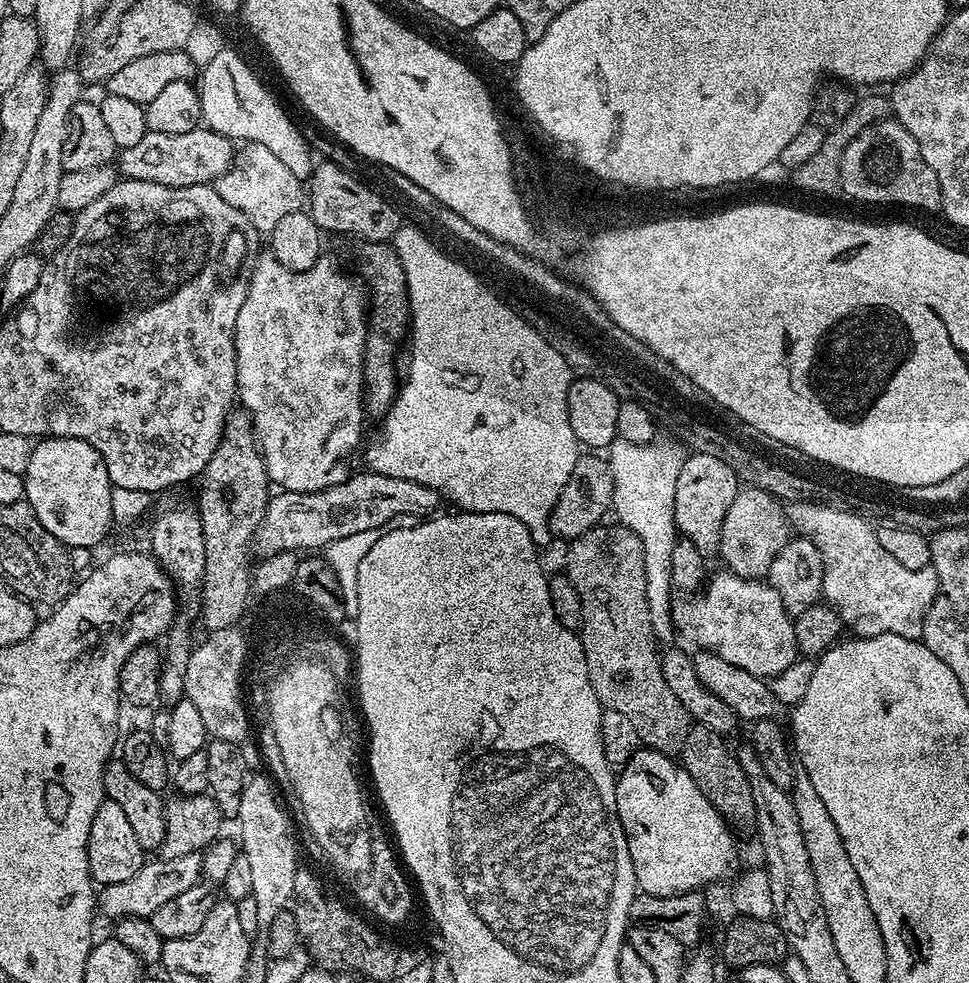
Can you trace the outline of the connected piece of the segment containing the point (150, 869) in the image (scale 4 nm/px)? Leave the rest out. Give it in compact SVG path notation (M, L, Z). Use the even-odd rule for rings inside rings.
M203 852L185 854L183 858L152 859L141 866L138 874L134 874L134 878L126 882L105 884L99 889L98 908L101 913L104 911L106 915L112 916L111 918L126 916L150 918L154 910L158 910L158 906L163 906L165 902L178 898L178 894L190 890L190 886L201 883L204 873Z

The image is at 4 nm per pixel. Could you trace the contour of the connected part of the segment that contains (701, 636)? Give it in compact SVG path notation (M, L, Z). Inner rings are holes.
M720 570L712 581L709 579L703 585L699 594L692 594L682 599L686 600L676 598L672 602L673 629L679 635L681 632L690 643L697 644L696 648L700 652L711 652L718 658L730 662L731 665L763 678L782 674L782 670L786 670L786 666L790 666L798 658L793 617L789 616L786 608L782 606L782 600L778 598L776 591L763 579L747 580L735 576L733 572Z

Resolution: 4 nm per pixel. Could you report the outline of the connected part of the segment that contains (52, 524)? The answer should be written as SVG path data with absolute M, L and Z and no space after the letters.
M61 436L41 439L32 449L30 466L26 466L23 477L24 500L38 514L38 522L69 549L99 549L108 531L113 531L110 494L114 485L103 458L92 444Z

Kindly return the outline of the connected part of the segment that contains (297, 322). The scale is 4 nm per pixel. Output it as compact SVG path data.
M271 251L264 253L256 260L252 268L252 277L247 277L248 293L246 302L242 302L242 310L238 314L236 323L236 337L234 350L236 351L236 391L243 411L252 420L252 429L256 432L256 442L260 445L260 452L264 456L264 465L268 471L269 481L277 489L285 492L317 492L332 486L338 486L348 479L350 469L344 460L352 456L352 451L360 444L360 435L364 432L364 416L366 405L364 402L364 343L368 337L368 318L370 315L370 300L362 287L361 281L355 275L347 276L344 268L328 254L322 254L310 270L295 272L286 270L278 258L274 258Z

